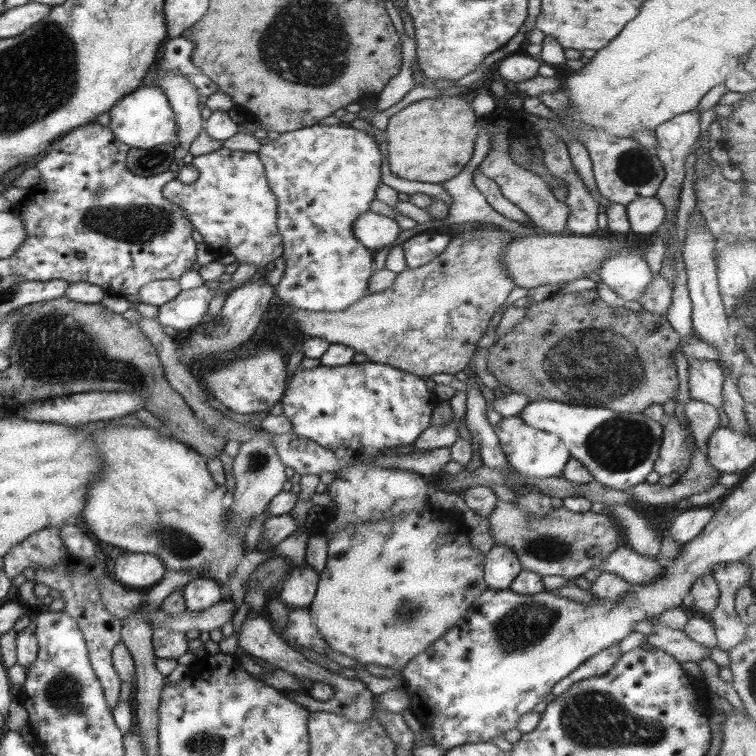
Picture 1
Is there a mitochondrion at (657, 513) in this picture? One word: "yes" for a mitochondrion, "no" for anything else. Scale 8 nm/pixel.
no

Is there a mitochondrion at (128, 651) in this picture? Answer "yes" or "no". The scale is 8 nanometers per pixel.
no

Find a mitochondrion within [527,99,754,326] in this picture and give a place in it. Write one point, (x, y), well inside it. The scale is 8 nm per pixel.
(634, 168)

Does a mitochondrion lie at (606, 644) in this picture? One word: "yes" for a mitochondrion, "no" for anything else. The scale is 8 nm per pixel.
no

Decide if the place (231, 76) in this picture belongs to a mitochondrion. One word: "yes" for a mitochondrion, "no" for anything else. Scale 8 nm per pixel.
no

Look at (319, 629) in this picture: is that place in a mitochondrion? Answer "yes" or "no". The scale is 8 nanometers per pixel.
no

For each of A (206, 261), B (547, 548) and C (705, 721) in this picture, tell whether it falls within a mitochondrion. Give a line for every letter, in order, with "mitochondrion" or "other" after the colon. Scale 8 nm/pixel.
A: other
B: mitochondrion
C: other

